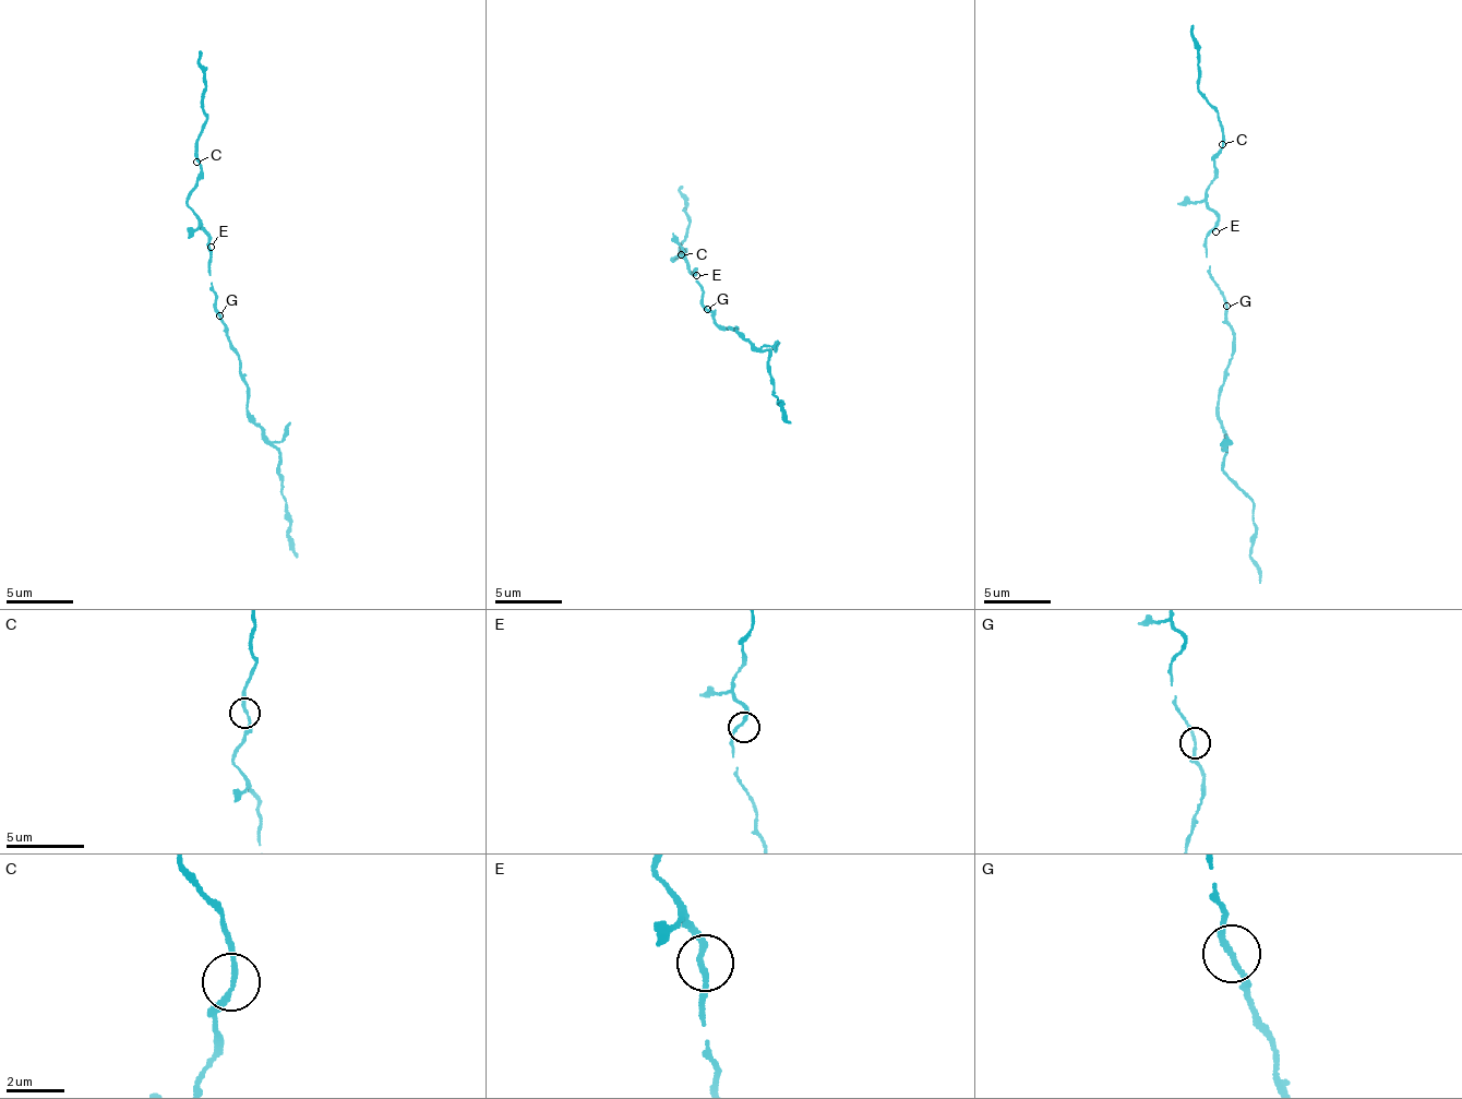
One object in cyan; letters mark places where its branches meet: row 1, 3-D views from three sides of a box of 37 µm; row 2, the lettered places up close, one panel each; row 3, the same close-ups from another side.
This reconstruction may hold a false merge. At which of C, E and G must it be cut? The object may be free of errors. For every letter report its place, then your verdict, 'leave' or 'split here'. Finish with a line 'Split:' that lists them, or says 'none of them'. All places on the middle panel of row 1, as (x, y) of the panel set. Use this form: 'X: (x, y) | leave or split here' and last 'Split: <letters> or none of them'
C: (681, 254) | leave
E: (696, 275) | leave
G: (707, 309) | split here
Split: G

